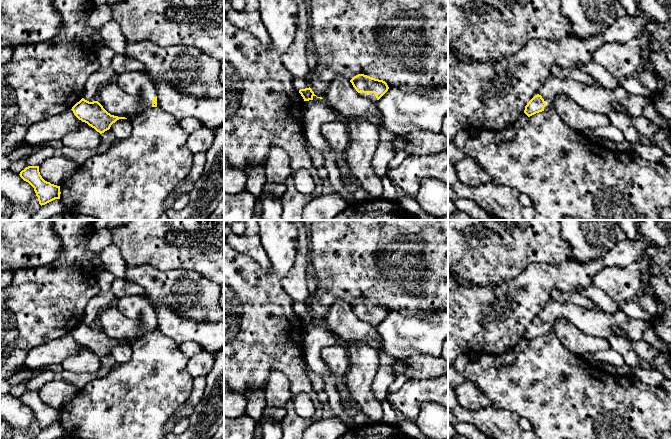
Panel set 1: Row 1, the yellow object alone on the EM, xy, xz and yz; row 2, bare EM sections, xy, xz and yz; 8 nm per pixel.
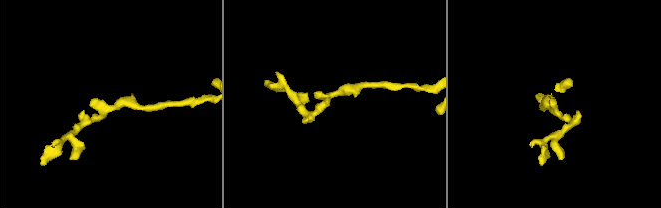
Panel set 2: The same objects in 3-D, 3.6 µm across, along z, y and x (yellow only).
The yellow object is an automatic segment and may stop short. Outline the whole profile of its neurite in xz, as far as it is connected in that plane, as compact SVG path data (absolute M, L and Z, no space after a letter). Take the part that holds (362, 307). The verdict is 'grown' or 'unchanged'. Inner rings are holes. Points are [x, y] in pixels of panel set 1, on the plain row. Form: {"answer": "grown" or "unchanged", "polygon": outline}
{"answer": "grown", "polygon": "M358 298L351 304L353 313L361 320L367 321L372 326L377 325L388 315L389 311L383 304L375 303L364 298Z"}

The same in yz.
{"answer": "grown", "polygon": "M550 299L545 308L538 314L536 319L527 327L527 329L525 330L524 337L528 341L530 341L536 337L546 335L547 333L552 332L554 322L557 319L564 319L575 325L584 333L601 337L606 340L609 340L610 337L613 336L613 334L611 333L611 329L613 327L617 327L621 331L619 337L627 339L630 343L632 341L642 339L644 331L650 324L643 320L636 320L628 317L620 309L615 313L611 314L605 313L599 308L585 309L574 304L561 303Z"}

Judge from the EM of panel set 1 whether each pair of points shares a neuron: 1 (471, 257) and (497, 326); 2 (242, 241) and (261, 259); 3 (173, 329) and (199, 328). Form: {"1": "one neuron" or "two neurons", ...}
{"1": "two neurons", "2": "one neuron", "3": "one neuron"}

